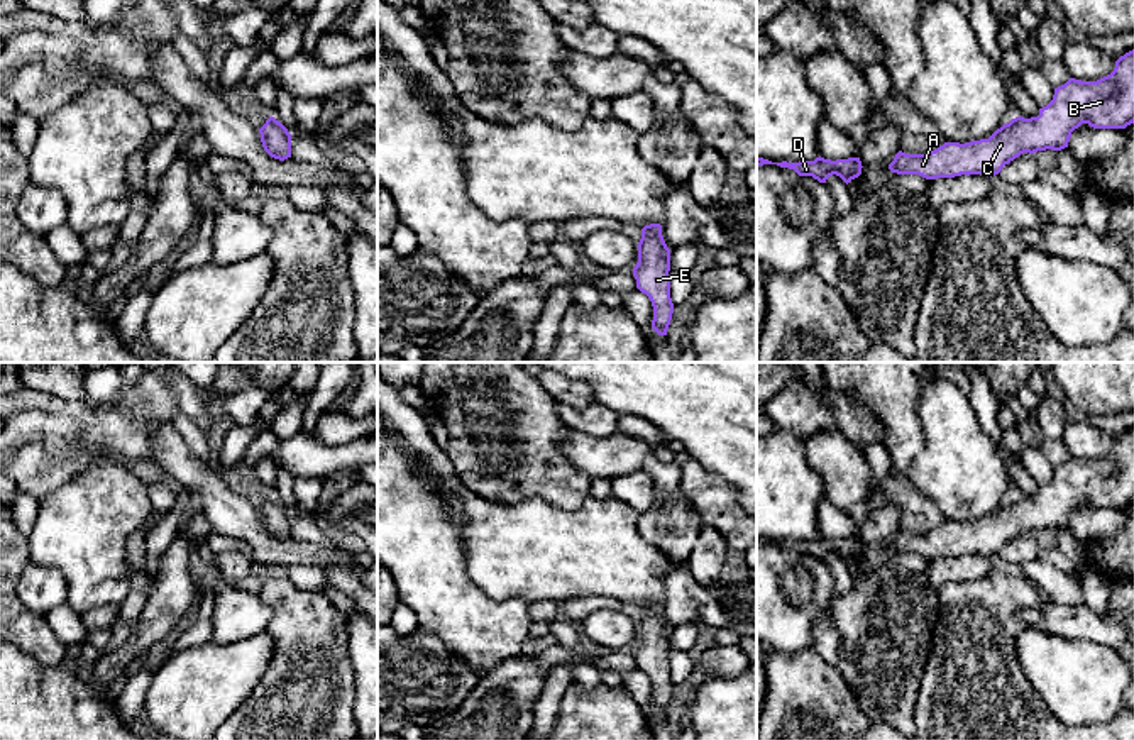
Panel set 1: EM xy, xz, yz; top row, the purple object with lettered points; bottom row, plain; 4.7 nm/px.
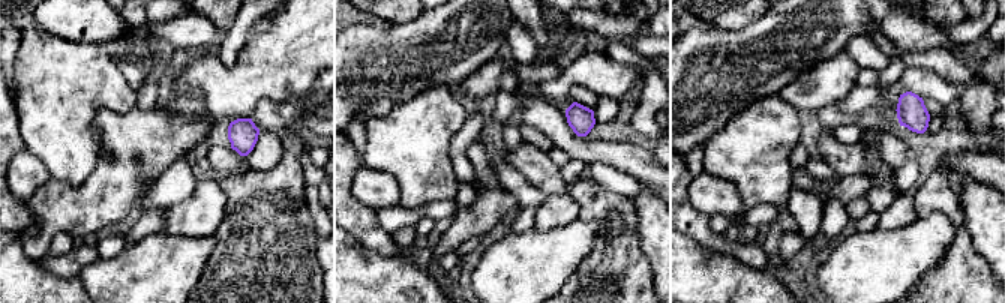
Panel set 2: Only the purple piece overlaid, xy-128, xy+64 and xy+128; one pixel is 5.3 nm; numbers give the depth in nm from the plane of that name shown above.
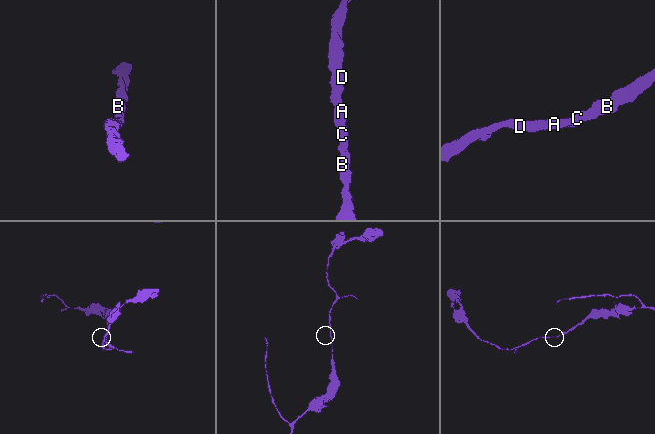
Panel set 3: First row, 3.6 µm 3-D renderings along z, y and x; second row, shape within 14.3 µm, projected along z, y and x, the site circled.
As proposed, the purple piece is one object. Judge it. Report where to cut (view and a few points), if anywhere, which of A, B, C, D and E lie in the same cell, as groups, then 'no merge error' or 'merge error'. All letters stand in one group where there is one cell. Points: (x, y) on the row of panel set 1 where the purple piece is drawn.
no cut; A B C D E; no merge error

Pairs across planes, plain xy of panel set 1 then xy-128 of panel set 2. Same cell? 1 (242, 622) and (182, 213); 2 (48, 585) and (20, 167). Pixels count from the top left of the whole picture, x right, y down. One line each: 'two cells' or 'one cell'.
1: one cell
2: one cell

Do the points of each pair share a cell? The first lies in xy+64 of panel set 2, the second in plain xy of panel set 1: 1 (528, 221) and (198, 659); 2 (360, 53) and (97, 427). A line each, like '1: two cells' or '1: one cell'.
1: two cells
2: one cell

